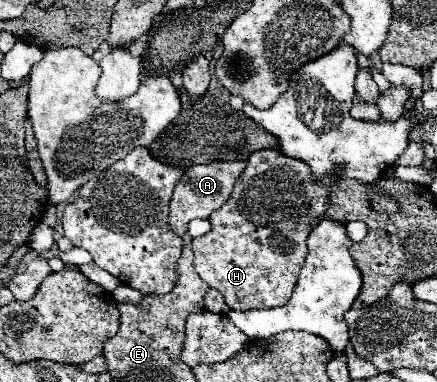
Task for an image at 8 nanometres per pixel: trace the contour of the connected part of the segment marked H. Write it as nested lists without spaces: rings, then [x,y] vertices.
[[[280,149],[256,151],[236,181],[228,203],[212,213],[212,229],[192,241],[196,273],[224,295],[230,309],[246,311],[284,305],[308,255],[306,239],[312,219],[326,215],[330,191],[338,179],[340,167],[316,181],[308,163],[300,159],[292,159]]]

